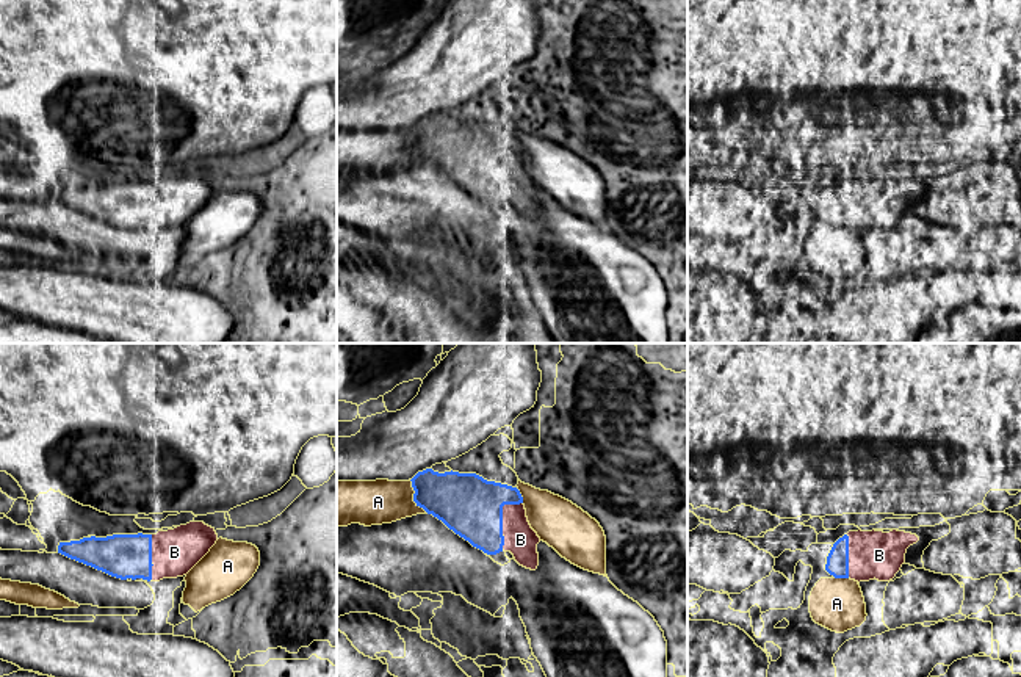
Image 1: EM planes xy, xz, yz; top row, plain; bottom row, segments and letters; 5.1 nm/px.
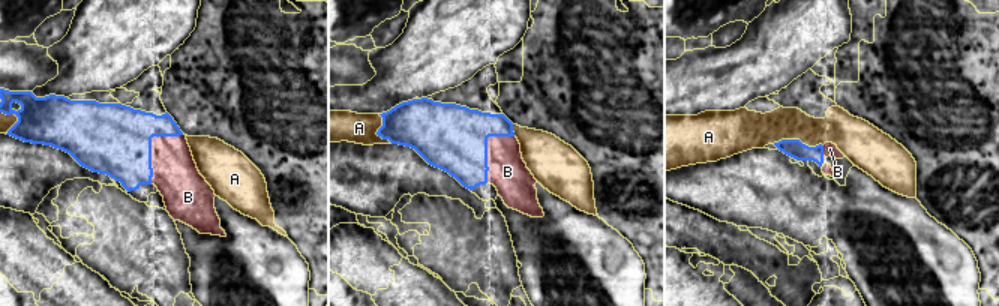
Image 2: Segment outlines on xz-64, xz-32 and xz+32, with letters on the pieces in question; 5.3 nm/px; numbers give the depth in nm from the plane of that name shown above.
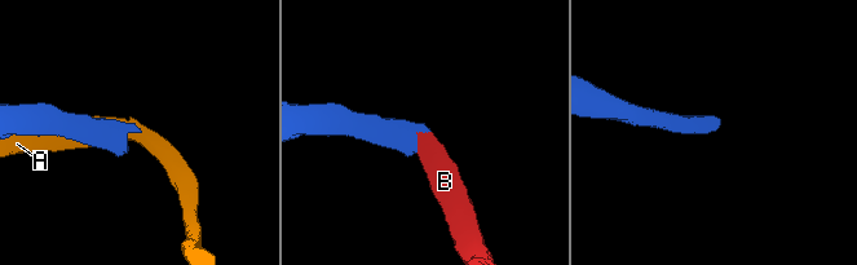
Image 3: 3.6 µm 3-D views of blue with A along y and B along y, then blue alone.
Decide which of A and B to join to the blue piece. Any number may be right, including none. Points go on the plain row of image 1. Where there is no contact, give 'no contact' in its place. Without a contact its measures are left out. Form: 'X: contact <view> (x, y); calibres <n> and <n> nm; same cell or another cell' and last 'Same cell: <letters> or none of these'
A: contact xz (414, 146); calibres 300 and 220 nm; another cell
B: contact xz (501, 168); calibres 320 and 170 nm; same cell
Same cell: B

